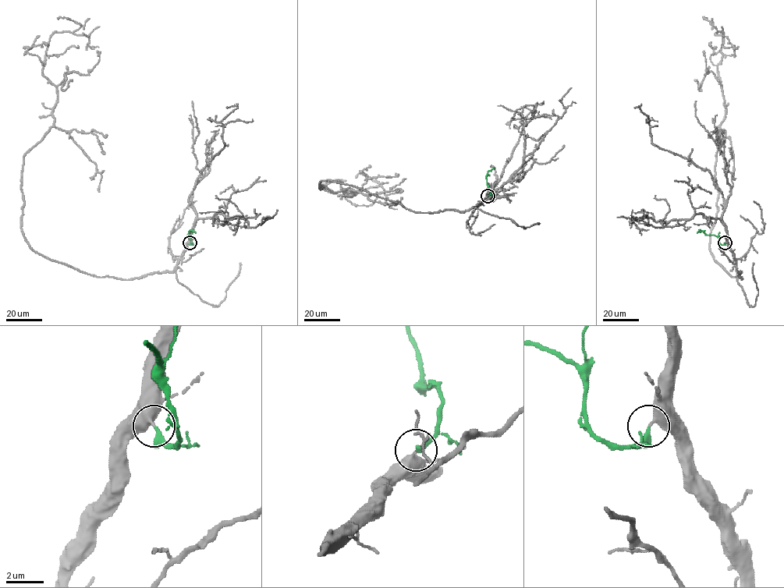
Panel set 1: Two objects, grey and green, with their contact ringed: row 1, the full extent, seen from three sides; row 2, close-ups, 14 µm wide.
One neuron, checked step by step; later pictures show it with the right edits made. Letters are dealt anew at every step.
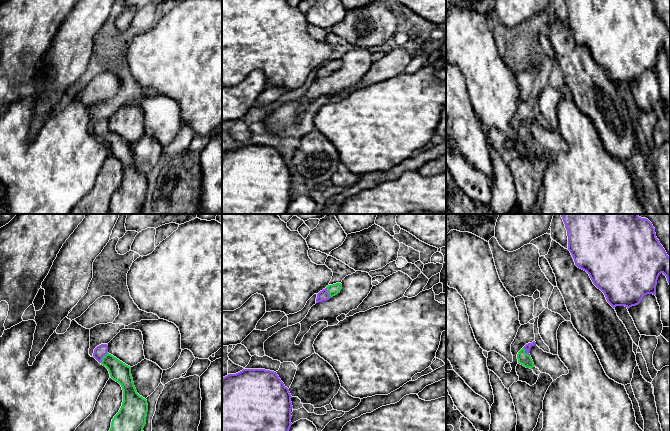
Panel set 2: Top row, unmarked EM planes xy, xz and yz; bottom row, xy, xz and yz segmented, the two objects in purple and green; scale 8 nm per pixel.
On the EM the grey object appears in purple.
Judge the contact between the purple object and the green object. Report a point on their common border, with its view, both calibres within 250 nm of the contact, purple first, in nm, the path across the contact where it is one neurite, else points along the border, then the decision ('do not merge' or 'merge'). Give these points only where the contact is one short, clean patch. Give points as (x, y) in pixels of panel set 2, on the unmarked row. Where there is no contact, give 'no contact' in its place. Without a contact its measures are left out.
meets purple in xy at (103, 132); 100 nm thick on the purple side, 160 nm on the other; runs through xy (100, 127), (103, 132), (120, 148); merge

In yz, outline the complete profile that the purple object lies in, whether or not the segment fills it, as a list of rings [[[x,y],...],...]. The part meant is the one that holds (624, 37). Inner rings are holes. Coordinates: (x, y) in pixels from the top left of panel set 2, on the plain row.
[[[565,0],[565,4],[568,12],[568,26],[574,35],[575,41],[589,50],[593,60],[604,69],[607,78],[613,84],[616,82],[625,82],[629,85],[632,82],[638,81],[647,70],[656,72],[657,56],[661,49],[666,52],[670,61],[670,33],[657,15],[655,4],[652,0]]]

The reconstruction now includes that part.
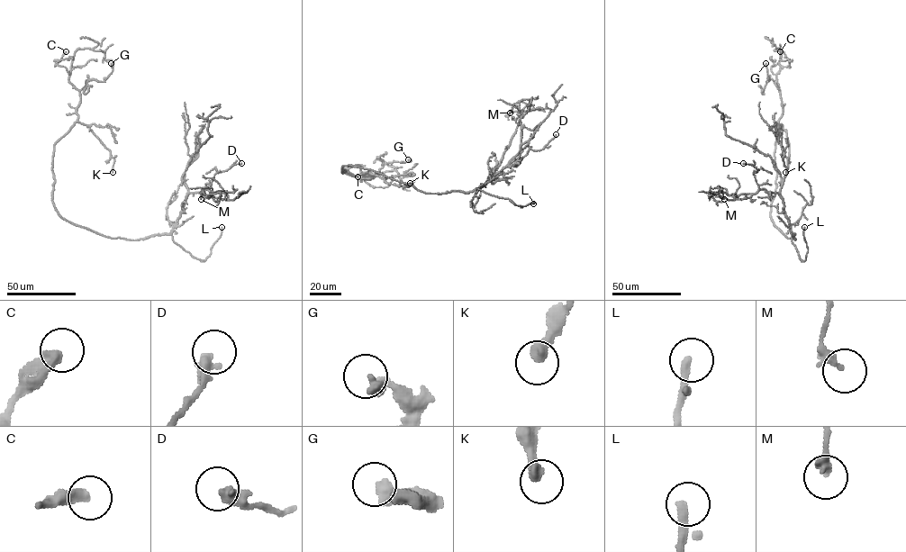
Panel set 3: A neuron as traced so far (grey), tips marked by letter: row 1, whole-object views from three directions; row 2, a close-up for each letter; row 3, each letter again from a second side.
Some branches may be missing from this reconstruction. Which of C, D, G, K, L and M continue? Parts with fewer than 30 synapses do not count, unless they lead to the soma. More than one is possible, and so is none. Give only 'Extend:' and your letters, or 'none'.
Extend: L

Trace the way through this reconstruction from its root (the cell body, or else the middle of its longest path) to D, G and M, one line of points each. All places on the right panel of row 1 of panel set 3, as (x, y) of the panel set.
D: (779, 230), (787, 238), (795, 239), (782, 197), (760, 189), (753, 174), (756, 169), (751, 164), (743, 163)
G: (779, 230), (770, 212), (776, 186), (776, 122), (783, 106), (779, 90), (772, 79), (767, 82), (765, 63)
M: (779, 230), (795, 239), (778, 194), (763, 189), (738, 194), (712, 193), (721, 192), (724, 199)

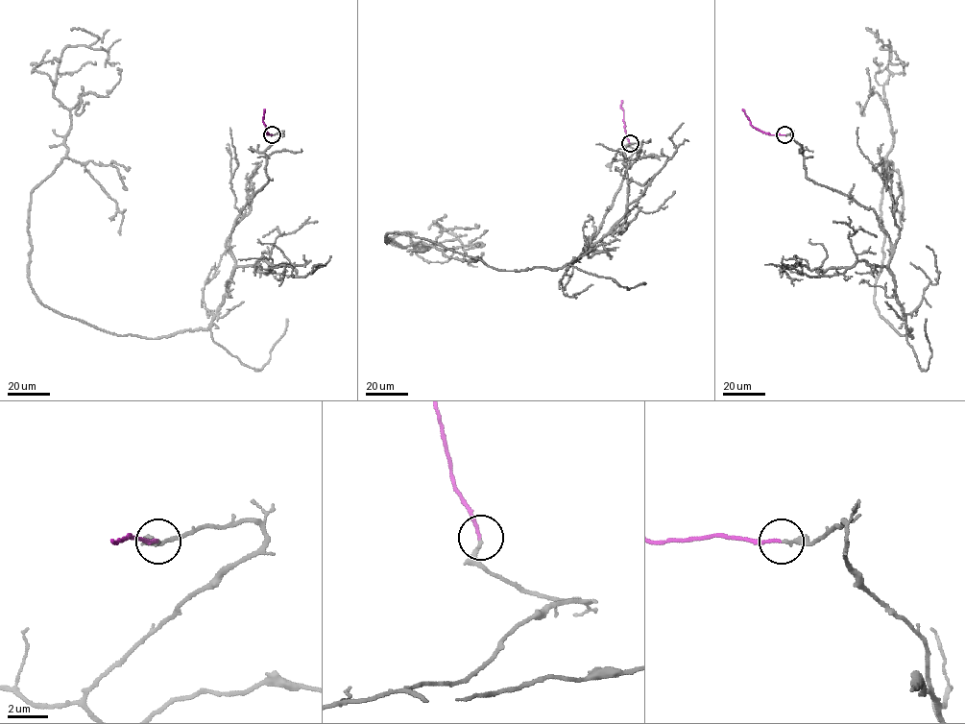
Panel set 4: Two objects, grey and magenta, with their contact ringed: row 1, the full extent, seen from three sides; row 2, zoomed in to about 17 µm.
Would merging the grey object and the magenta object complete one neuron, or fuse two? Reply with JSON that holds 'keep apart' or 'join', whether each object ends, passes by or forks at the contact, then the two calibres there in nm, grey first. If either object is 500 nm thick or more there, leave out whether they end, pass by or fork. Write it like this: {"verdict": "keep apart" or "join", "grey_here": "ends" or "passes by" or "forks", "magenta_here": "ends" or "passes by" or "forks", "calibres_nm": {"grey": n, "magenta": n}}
{"verdict": "join", "grey_here": "ends", "magenta_here": "ends", "calibres_nm": {"grey": 190, "magenta": 150}}

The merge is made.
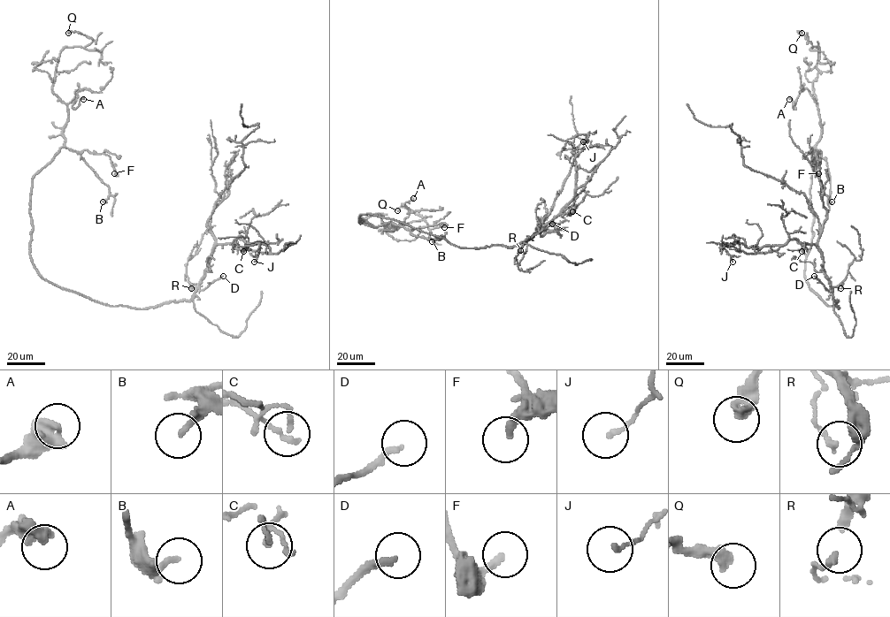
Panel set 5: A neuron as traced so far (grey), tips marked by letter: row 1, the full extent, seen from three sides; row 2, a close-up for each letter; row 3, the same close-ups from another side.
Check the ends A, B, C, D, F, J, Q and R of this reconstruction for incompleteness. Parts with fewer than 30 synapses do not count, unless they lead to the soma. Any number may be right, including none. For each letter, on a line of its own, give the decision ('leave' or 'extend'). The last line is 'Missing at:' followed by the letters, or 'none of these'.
A: leave
B: leave
C: leave
D: leave
F: leave
J: leave
Q: leave
R: leave
Missing at: none of these

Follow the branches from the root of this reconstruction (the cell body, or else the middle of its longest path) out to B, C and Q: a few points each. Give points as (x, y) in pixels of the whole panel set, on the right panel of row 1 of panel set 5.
B: (825, 303), (804, 274), (813, 236), (810, 188), (817, 165), (813, 148), (826, 160), (832, 201)
C: (825, 303), (839, 308), (825, 275), (821, 251), (815, 245), (804, 244), (801, 251)
Q: (825, 303), (804, 274), (813, 236), (813, 148), (821, 126), (813, 91), (818, 47), (801, 33)

